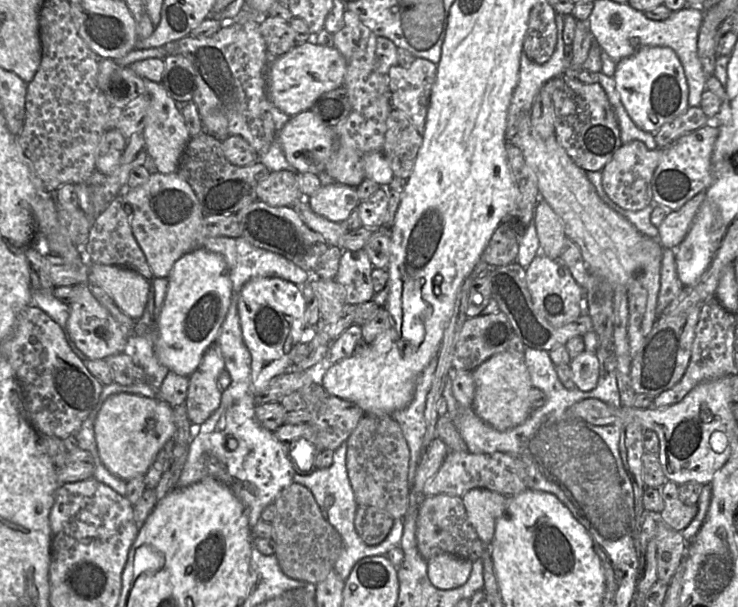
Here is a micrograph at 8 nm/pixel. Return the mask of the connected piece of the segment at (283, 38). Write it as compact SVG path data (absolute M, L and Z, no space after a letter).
M268 16L260 24L260 32L265 40L267 50L274 55L282 56L298 43L289 22Z

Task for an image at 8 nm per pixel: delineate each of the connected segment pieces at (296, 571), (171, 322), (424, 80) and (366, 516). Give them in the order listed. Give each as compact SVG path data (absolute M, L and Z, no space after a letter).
M293 482L274 501L276 516L272 522L275 556L283 573L291 579L317 585L323 581L334 565L342 549L342 538L326 520L312 492Z
M199 246L174 263L168 281L166 297L156 328L155 352L159 362L169 371L190 377L198 368L208 347L217 342L220 328L229 310L232 296L230 269L221 254L211 252L204 246Z
M415 58L408 68L394 65L387 73L393 108L403 111L422 137L436 73L437 65L424 58Z
M360 506L355 516L355 529L368 546L377 546L390 533L394 519L385 511L372 506Z

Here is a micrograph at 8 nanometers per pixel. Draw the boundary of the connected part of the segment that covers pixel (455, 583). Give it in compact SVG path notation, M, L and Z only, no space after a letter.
M442 553L428 562L428 577L432 585L440 590L451 590L464 585L472 572L473 562Z

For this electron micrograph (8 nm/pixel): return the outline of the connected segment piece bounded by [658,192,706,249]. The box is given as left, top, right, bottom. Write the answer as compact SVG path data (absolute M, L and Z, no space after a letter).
M700 192L678 210L668 211L658 227L659 242L663 248L675 249L682 242L688 233L705 196L705 192Z

